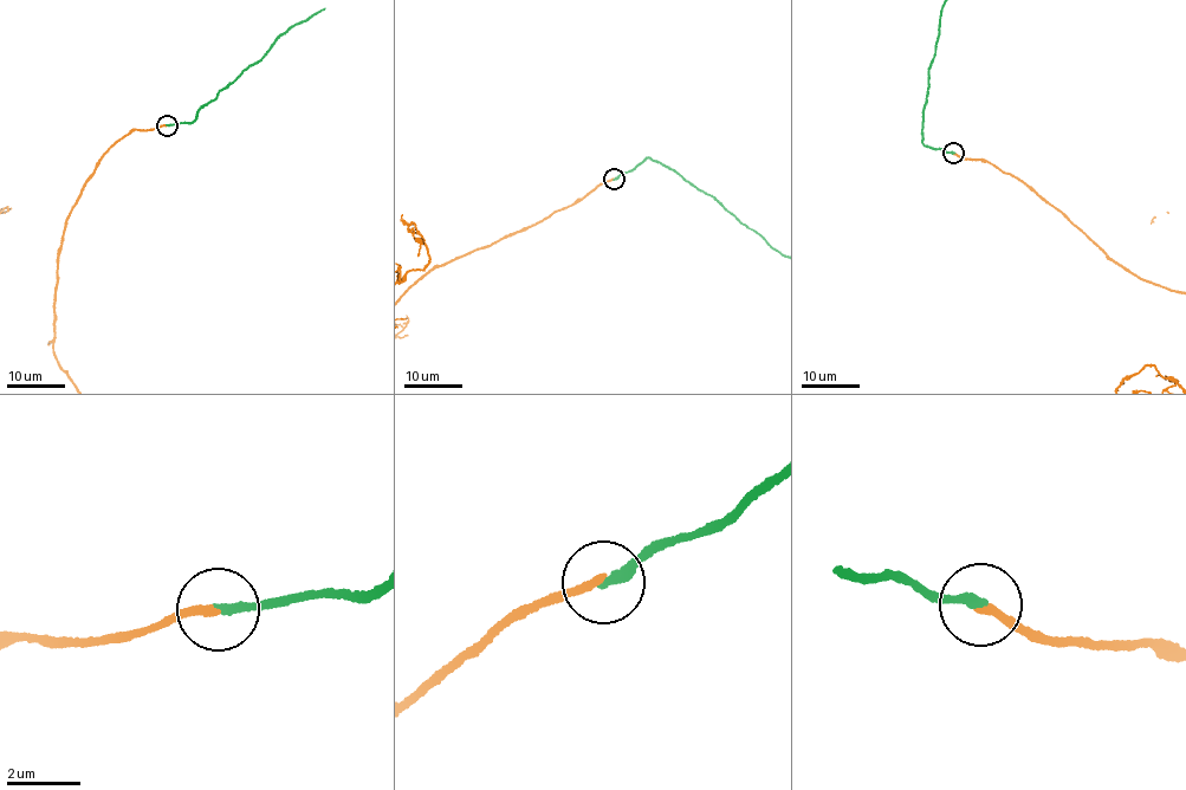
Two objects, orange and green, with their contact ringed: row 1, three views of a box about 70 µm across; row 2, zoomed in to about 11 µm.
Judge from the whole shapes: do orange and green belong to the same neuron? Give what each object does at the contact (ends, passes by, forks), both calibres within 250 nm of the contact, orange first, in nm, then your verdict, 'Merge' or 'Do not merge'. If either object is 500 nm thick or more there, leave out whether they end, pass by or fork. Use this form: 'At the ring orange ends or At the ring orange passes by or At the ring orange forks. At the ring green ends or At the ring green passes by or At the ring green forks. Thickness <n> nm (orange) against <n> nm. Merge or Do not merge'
At the ring orange ends. At the ring green ends. Thickness 220 nm (orange) against 240 nm. Merge

